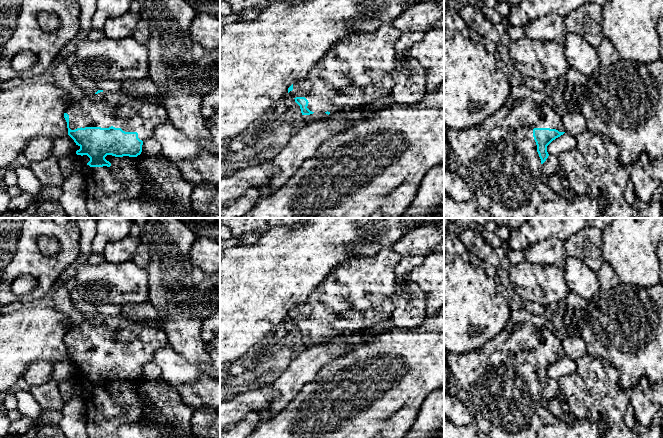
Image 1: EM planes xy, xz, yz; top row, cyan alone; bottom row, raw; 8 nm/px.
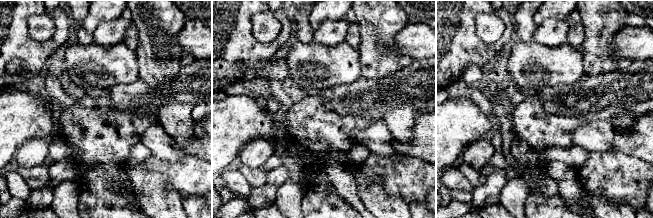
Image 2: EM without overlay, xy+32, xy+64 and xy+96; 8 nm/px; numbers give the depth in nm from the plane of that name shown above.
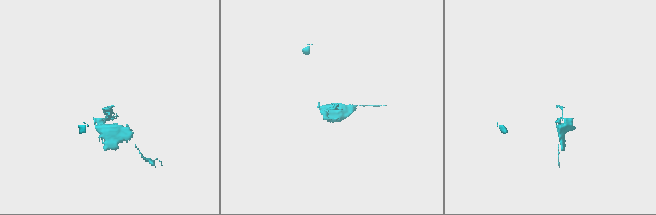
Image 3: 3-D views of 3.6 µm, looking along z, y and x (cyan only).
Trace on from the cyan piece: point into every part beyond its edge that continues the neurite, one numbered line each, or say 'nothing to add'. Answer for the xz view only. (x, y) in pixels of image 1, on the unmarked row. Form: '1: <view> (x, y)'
1: xz (357, 294)

